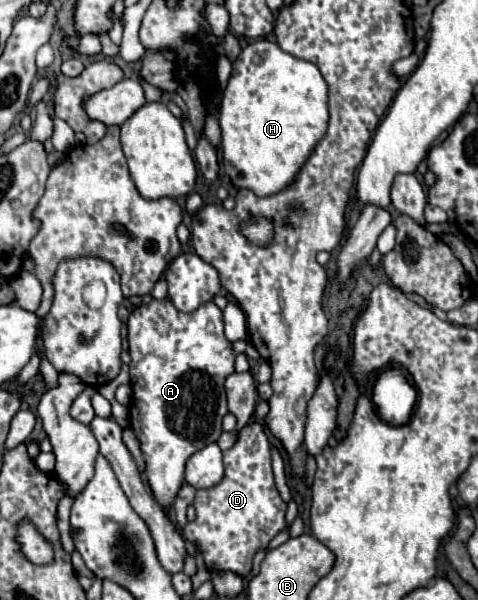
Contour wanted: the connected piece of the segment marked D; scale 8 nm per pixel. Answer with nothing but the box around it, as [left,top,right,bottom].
[182,423,288,577]

